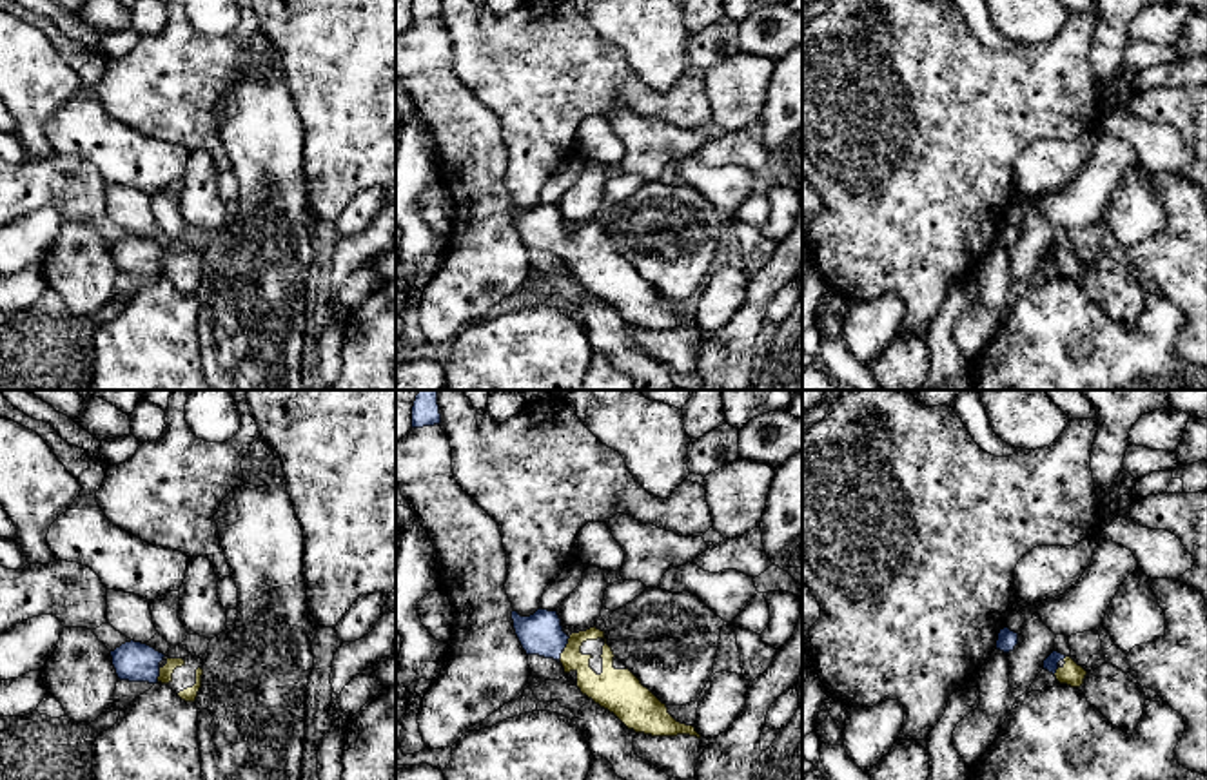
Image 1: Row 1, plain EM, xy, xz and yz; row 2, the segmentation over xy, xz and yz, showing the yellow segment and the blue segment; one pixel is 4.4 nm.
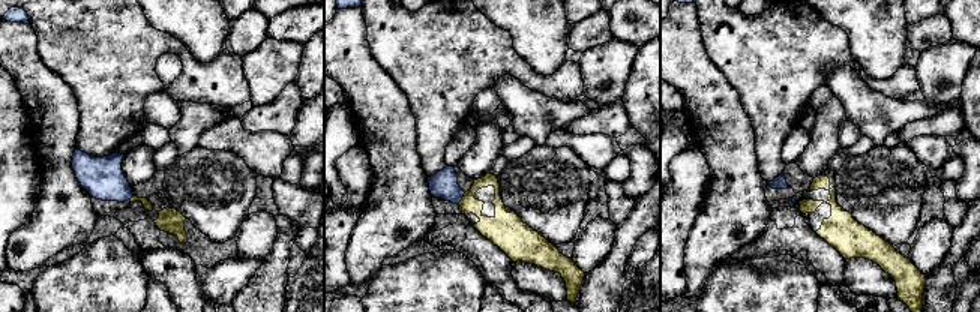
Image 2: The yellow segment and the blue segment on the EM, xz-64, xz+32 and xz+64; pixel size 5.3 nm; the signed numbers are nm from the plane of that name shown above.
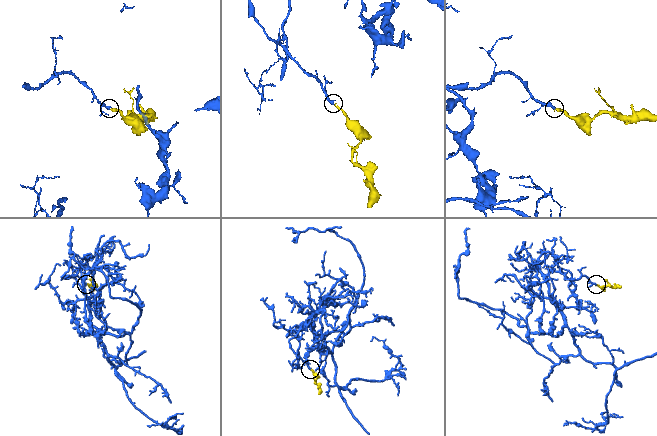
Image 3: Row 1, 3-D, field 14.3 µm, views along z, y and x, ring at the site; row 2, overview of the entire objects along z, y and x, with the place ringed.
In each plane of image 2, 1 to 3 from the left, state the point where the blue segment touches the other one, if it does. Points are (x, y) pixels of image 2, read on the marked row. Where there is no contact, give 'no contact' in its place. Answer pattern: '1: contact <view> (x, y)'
1: no contact
2: contact xz+32 (462, 198)
3: no contact

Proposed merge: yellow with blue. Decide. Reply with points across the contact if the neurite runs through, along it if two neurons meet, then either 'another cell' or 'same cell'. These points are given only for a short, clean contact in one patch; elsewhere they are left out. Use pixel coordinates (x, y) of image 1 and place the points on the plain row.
runs through xy (166, 267), (160, 269), (133, 254); same cell

